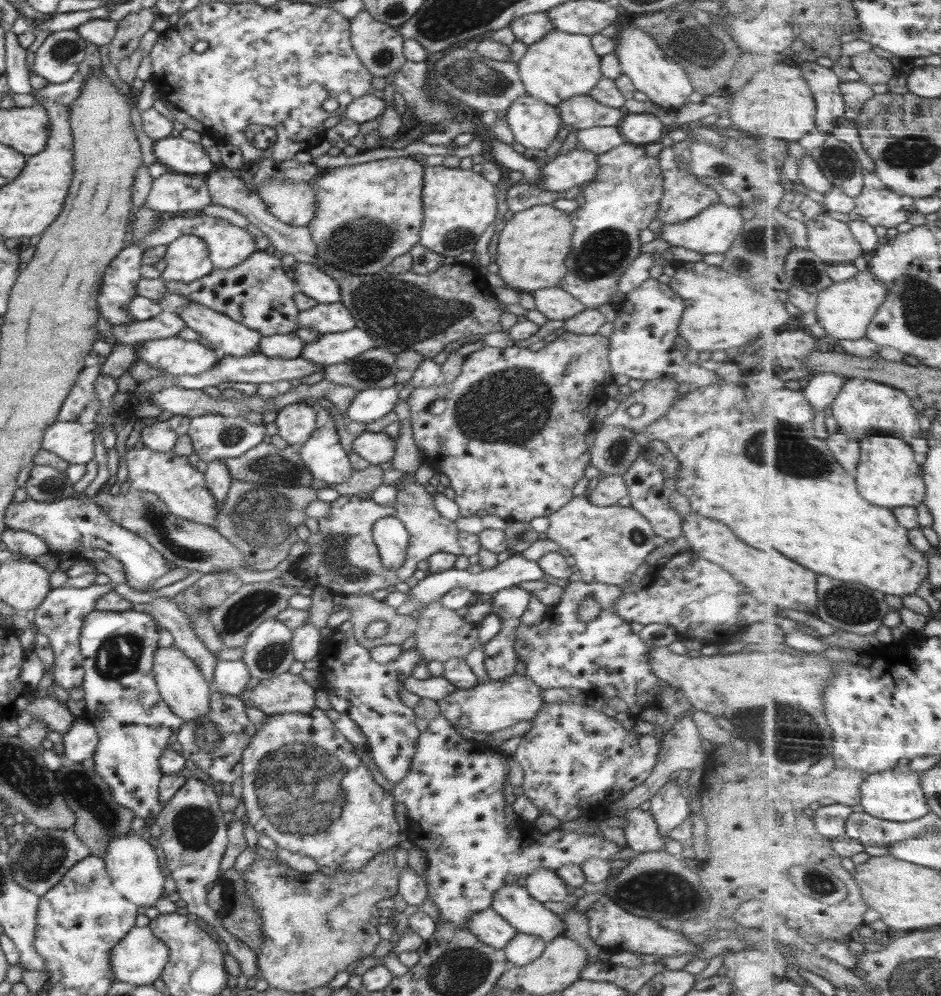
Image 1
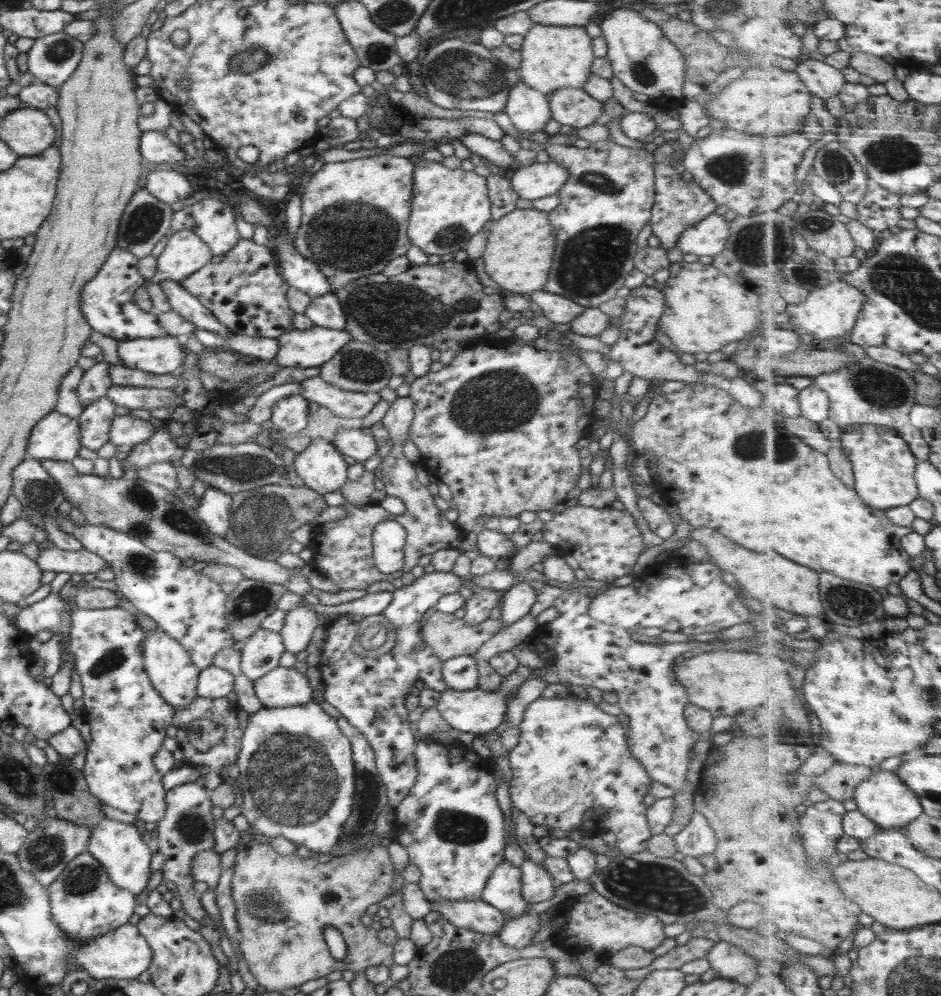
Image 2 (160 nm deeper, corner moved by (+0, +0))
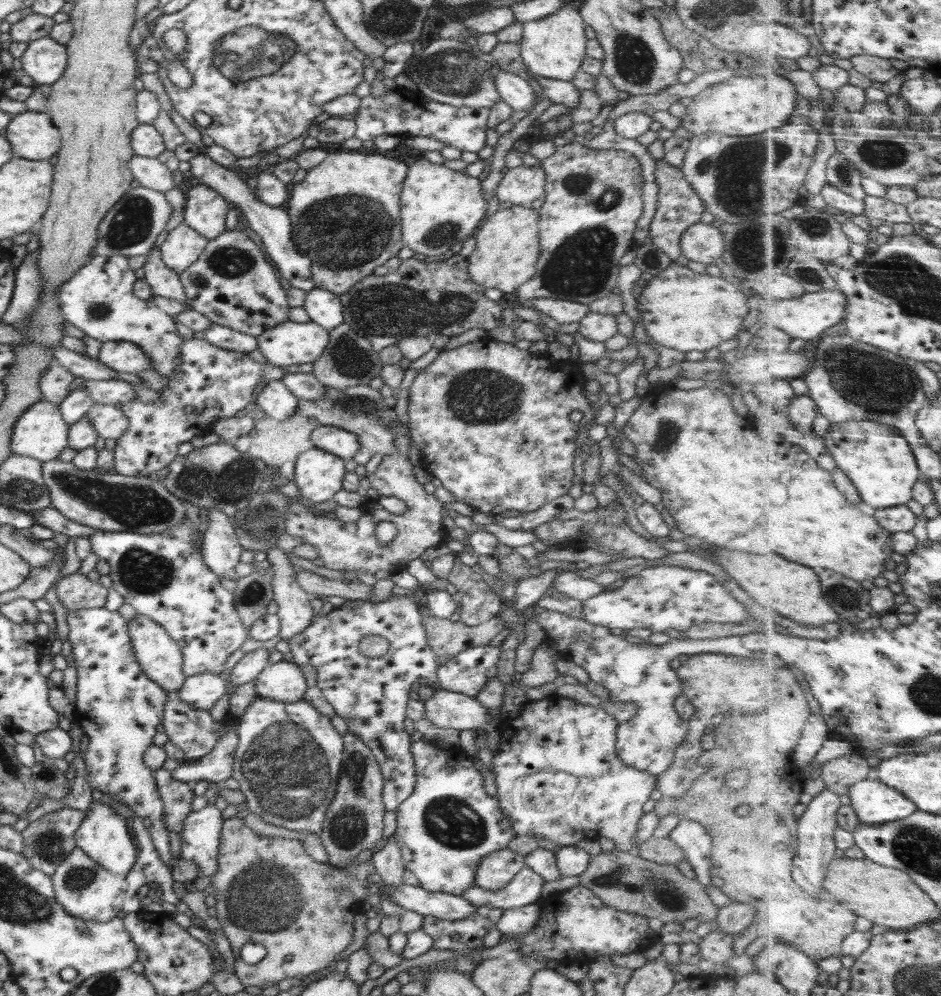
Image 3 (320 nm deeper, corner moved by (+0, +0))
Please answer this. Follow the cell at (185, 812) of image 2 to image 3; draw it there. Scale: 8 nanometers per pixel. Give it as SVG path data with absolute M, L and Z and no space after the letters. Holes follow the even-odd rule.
M160 767L154 771L154 779L163 800L163 814L166 814L166 828L174 830L181 837L183 820L191 810L191 802L196 797L187 783L174 780L170 771Z

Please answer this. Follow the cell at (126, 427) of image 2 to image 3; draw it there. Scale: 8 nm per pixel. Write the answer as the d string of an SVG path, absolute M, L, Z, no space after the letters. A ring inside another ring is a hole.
M94 403L87 411L85 416L89 418L90 424L98 435L105 440L120 440L129 421L127 416L123 414L122 409L114 407L114 405L103 405L102 403Z

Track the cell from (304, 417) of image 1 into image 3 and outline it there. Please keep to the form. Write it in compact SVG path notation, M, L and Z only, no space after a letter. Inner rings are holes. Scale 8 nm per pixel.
M282 380L265 384L260 394L256 396L255 404L277 421L283 421L297 414L299 398L294 396Z

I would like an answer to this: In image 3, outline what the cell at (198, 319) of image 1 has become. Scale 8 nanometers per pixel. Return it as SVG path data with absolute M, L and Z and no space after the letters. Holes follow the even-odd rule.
M154 247L153 251L147 255L143 268L143 279L150 285L153 295L178 300L184 306L184 310L192 310L188 307L188 299L186 299L179 274L164 264L158 247Z

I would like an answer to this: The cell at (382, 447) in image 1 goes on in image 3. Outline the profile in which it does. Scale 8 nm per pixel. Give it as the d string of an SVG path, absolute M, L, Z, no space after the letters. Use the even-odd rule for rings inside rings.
M320 425L310 434L316 449L322 449L348 460L362 449L358 436L336 425Z

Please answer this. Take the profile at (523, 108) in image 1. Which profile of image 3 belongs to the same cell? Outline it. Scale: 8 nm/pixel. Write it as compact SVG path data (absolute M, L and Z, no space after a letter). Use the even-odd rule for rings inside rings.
M502 71L495 76L495 85L501 100L516 110L529 110L535 102L535 88L514 73Z

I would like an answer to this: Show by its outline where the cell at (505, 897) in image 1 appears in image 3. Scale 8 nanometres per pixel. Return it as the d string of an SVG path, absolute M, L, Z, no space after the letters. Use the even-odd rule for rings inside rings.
M508 848L497 850L480 859L474 868L475 884L484 890L504 888L525 865L525 857Z

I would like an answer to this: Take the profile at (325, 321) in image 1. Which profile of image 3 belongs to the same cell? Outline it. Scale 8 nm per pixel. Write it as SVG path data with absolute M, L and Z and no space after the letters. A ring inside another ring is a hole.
M318 288L310 290L306 294L303 308L312 322L322 325L328 330L344 320L343 307L339 296L328 290Z

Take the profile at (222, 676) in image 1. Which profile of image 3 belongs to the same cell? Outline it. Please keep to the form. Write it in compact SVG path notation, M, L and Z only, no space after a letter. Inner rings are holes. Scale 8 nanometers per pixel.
M198 674L186 678L186 682L177 692L178 701L209 712L216 702L227 693L227 683L221 678L221 675Z

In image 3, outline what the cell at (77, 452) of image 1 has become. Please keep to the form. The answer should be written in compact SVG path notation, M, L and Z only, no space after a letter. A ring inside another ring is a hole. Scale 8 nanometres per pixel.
M49 400L35 402L18 417L11 430L11 454L29 456L40 462L58 459L60 452L68 448L68 429L69 424L62 418L59 405Z

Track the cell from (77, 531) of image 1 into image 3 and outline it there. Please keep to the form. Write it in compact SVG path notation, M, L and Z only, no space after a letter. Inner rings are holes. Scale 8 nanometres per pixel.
M187 516L180 524L173 526L169 533L136 534L95 529L89 539L92 553L97 554L99 560L109 562L109 576L114 590L136 609L138 615L147 616L163 626L168 636L180 646L180 653L184 658L184 675L221 675L226 658L242 647L248 638L249 630L238 616L233 594L221 585L220 577L203 561L201 549L195 547L194 531Z

